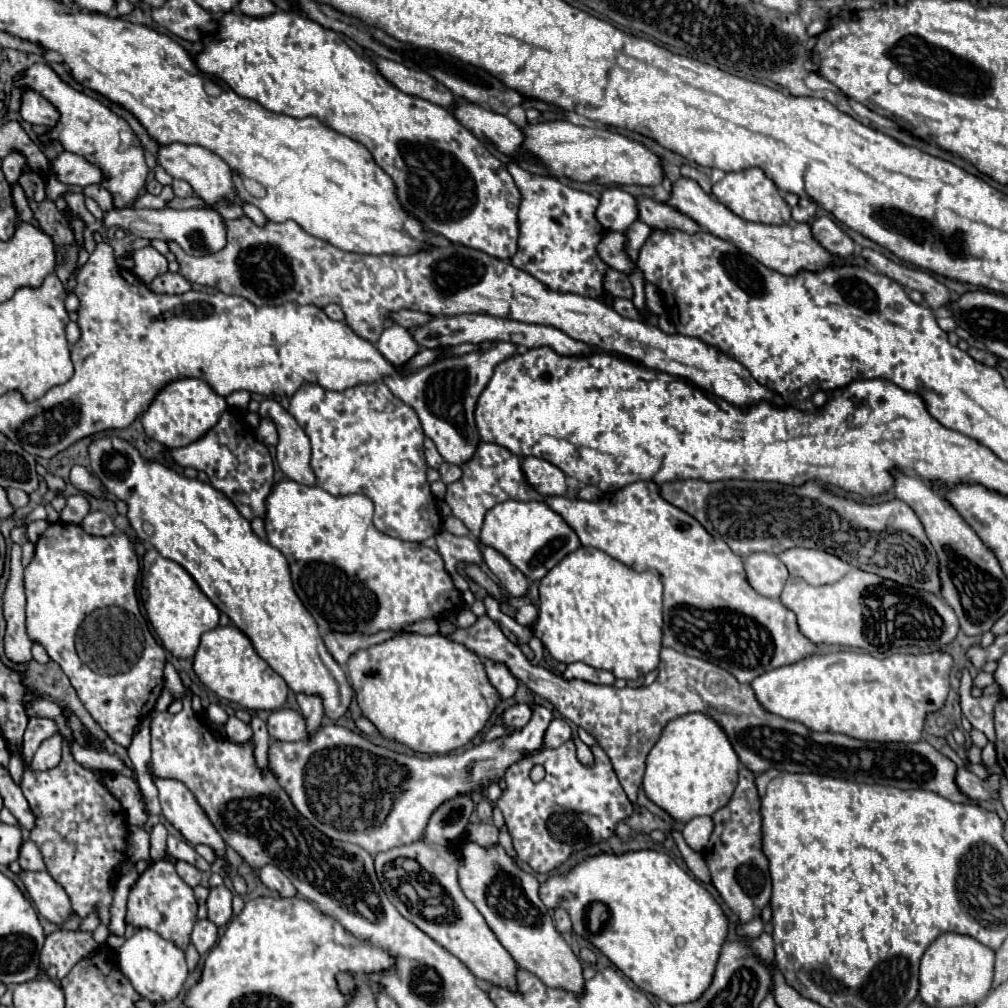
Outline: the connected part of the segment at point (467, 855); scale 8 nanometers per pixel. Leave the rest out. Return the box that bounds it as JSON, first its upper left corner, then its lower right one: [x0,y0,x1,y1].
[459,841,585,995]

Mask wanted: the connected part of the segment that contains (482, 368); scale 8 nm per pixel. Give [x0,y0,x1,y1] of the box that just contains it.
[383,341,519,467]

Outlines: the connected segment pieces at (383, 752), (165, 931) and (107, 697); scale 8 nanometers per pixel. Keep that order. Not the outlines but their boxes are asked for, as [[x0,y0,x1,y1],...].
[[269,705,553,857],[125,859,197,951],[25,521,167,747]]

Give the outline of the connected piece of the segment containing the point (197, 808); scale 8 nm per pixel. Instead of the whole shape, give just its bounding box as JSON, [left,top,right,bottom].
[153,779,225,857]

